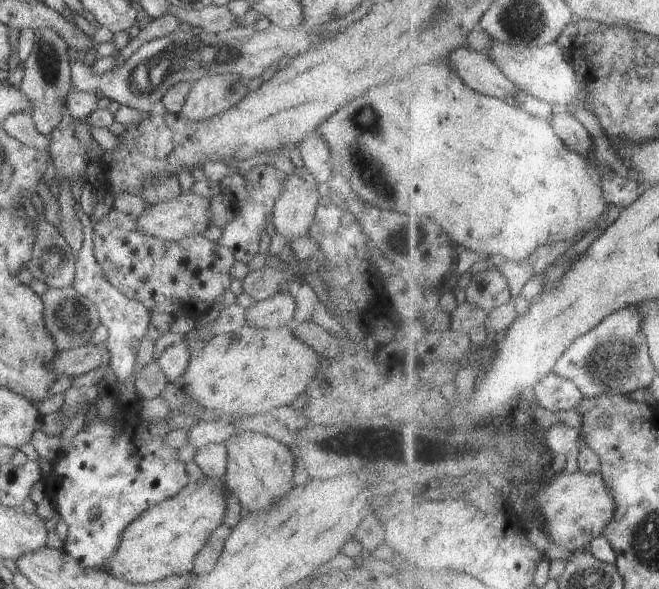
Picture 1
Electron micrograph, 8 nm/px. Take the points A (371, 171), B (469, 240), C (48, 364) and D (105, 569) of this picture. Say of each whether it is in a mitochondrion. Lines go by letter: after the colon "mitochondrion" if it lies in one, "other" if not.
A: mitochondrion
B: other
C: other
D: other

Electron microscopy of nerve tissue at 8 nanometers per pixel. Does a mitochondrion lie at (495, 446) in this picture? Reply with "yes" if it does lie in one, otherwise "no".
yes

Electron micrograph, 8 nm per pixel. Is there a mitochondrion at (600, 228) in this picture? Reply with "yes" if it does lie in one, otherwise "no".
no

